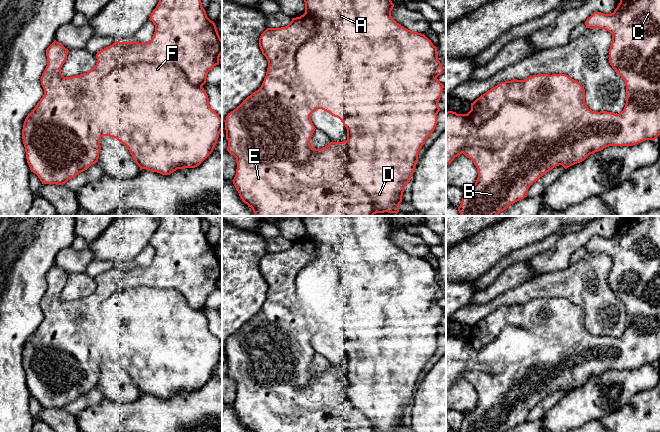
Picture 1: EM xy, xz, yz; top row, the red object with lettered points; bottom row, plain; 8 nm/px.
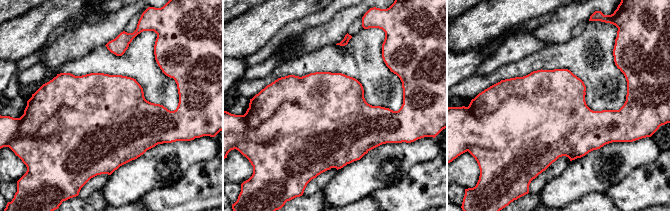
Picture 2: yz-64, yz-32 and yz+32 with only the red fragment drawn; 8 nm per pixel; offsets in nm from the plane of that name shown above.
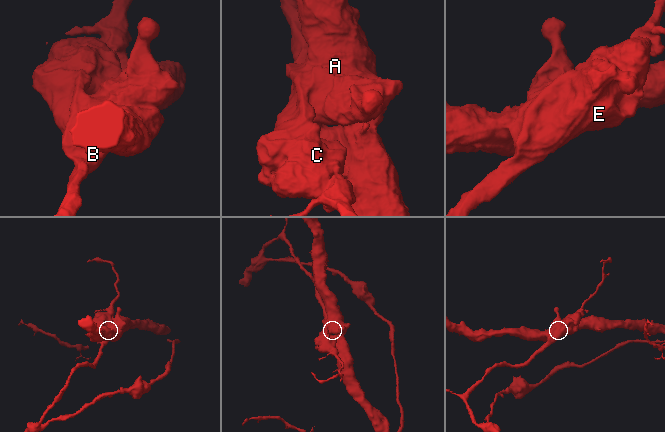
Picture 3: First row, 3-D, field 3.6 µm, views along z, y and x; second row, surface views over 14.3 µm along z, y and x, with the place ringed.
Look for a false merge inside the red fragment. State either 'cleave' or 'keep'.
cleave

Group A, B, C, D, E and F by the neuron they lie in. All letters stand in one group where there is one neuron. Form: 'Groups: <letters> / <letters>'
Groups: A D F / B C E

